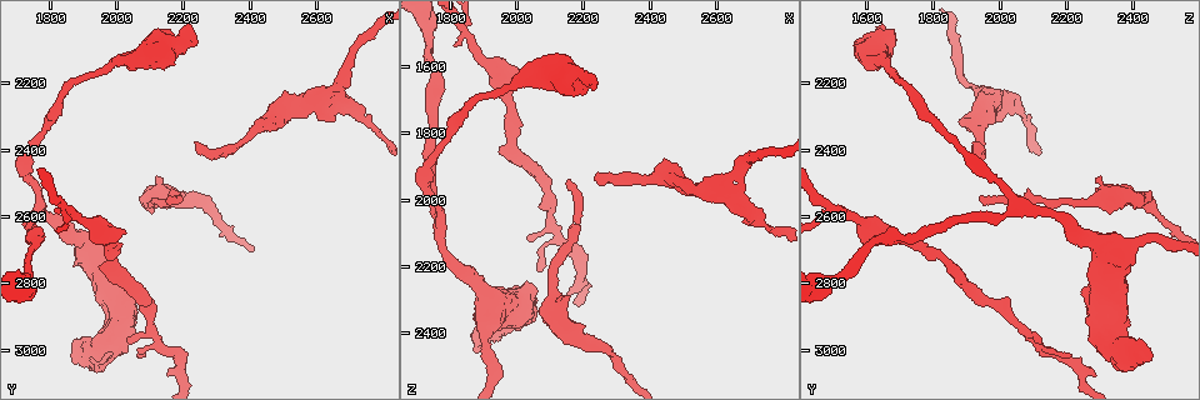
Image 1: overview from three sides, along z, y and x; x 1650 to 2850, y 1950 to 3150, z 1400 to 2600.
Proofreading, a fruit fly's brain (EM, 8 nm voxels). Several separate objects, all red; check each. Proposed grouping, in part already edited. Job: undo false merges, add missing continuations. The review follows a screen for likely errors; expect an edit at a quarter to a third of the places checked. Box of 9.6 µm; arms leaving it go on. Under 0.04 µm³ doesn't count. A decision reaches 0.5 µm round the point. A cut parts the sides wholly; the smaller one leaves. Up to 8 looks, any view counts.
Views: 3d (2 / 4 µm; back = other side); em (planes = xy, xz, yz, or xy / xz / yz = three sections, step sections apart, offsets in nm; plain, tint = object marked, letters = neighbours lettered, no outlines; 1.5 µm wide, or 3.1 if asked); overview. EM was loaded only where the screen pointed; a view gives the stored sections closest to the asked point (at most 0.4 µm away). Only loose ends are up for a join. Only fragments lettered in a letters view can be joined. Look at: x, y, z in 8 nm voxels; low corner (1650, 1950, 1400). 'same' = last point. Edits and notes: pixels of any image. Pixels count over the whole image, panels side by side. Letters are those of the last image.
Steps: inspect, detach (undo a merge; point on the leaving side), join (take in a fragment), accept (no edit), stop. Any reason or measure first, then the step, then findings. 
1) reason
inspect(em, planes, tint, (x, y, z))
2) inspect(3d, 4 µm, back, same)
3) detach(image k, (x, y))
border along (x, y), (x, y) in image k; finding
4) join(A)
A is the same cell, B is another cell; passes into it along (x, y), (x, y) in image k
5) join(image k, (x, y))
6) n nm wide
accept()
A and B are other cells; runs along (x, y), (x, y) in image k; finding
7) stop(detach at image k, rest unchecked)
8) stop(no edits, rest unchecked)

calibre changes
inspect(3d, 4 µm, (1740, 2810, 1490))

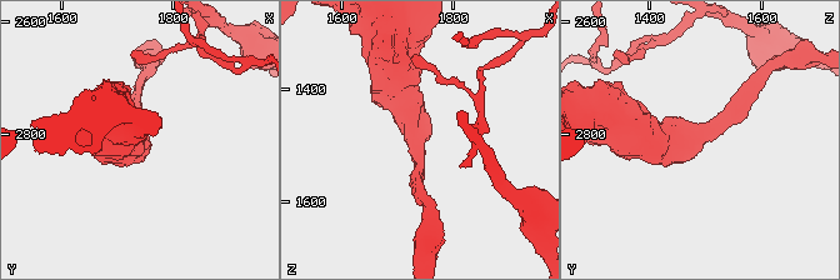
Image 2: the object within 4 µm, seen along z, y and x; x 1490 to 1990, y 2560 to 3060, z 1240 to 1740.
arms of 190, 500 nm
inspect(em, planes, letters, (1735, 2800, 1495))

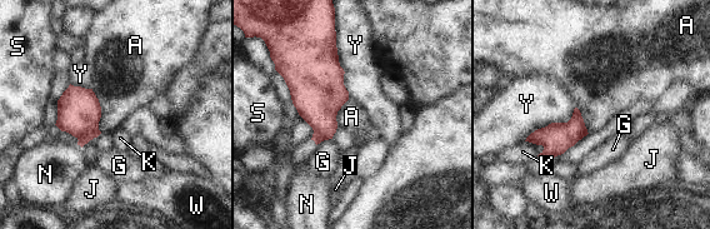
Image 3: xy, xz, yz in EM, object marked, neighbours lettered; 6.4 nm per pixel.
accept()
A, G, J, K, N, S, W and Y are other cells; continuous, no second cell

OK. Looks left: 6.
branch point
inspect(em, planes, tint, (1850, 2580, 1490))

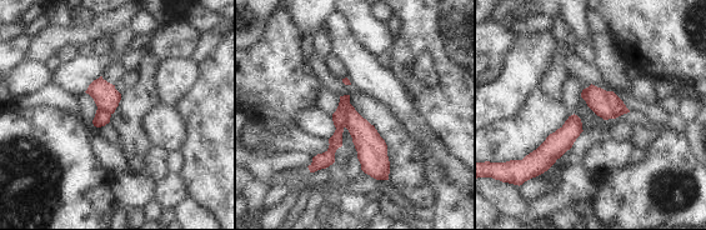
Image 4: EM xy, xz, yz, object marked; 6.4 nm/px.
inspect(em, planes, letters, same)

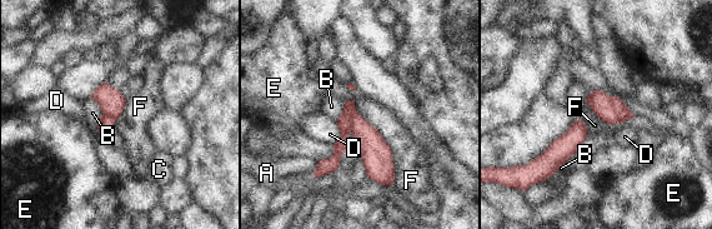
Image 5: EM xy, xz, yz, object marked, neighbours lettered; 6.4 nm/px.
160 nm wide
detach(image 5, (340, 147))
A, B, C, D, E and F are other cells; the part that leaves runs along (351, 103), (340, 149), (317, 173) in image 5; a second cell is stuck on

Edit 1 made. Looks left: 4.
branch stops here
inspect(em, xz, step 4, plain, (2230, 2060, 1670))

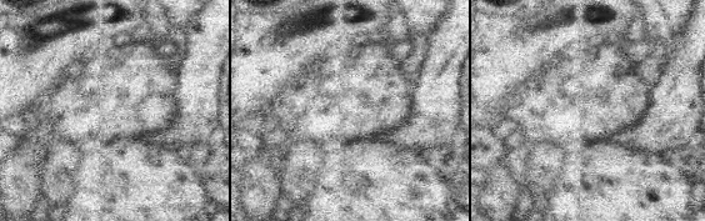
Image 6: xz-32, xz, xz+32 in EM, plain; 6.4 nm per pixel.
see the neighbours
inspect(em, xz, step 4, letters, same)

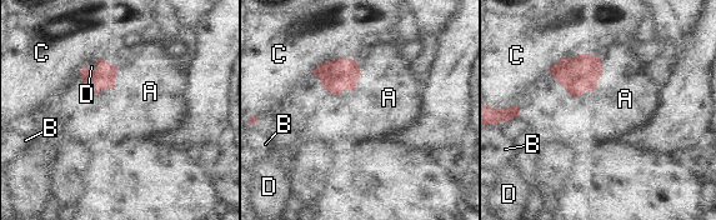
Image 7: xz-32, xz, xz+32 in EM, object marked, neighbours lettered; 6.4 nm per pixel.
join(A)
A is the same cell, B, C and D are other cells; passes into it along (580, 74), (596, 85), (625, 99) in image 7; it goes on there

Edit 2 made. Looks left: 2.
stop(detach at image 5, join at image 7, rest unchecked)

